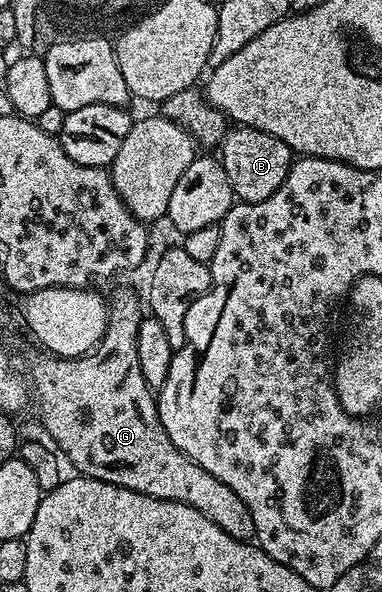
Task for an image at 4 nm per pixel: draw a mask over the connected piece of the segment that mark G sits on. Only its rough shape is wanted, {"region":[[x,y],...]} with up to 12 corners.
{"region":[[141,300],[29,388],[76,473],[201,510],[255,540],[249,506],[165,434],[137,362]]}

